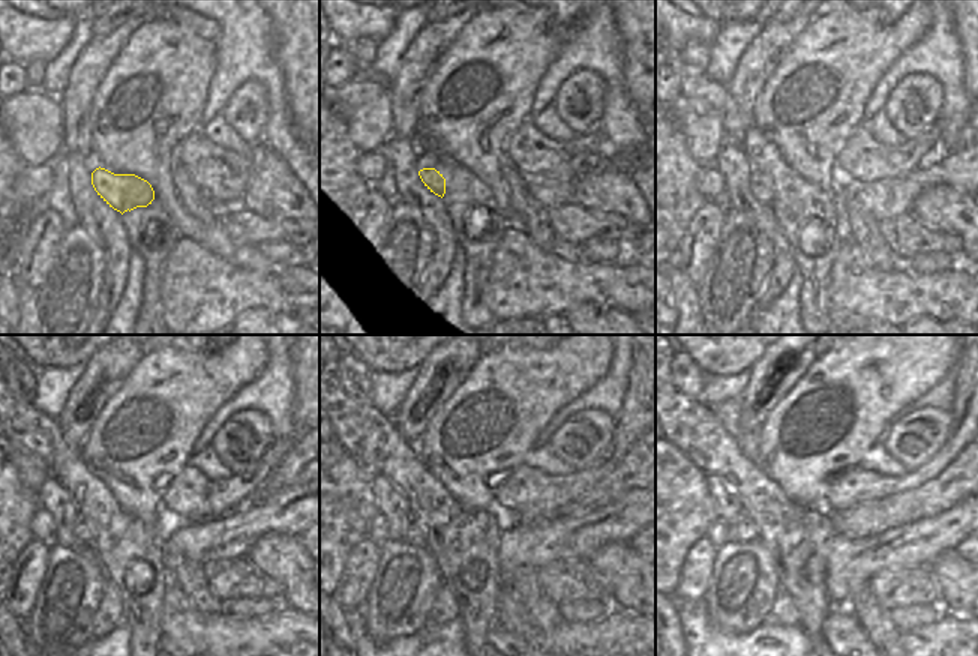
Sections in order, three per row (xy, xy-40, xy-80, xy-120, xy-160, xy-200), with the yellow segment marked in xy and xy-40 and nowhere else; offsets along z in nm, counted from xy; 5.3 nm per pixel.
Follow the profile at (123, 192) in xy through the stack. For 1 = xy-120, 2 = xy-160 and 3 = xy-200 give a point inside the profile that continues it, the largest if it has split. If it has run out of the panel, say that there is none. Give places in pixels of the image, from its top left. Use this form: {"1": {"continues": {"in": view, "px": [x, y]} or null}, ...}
{"1": {"continues": {"in": "xy-120", "px": [81, 527]}}, "2": {"continues": {"in": "xy-160", "px": [414, 533]}}, "3": {"continues": {"in": "xy-200", "px": [744, 530]}}}

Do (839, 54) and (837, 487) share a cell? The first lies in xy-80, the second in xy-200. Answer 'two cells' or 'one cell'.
two cells

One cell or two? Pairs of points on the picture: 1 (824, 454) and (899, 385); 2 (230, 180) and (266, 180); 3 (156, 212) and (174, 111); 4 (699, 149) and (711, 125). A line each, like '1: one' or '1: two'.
1: one
2: two
3: two
4: one

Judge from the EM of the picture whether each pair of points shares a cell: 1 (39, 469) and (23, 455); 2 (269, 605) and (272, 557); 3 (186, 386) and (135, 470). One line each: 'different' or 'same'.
1: same
2: different
3: same

